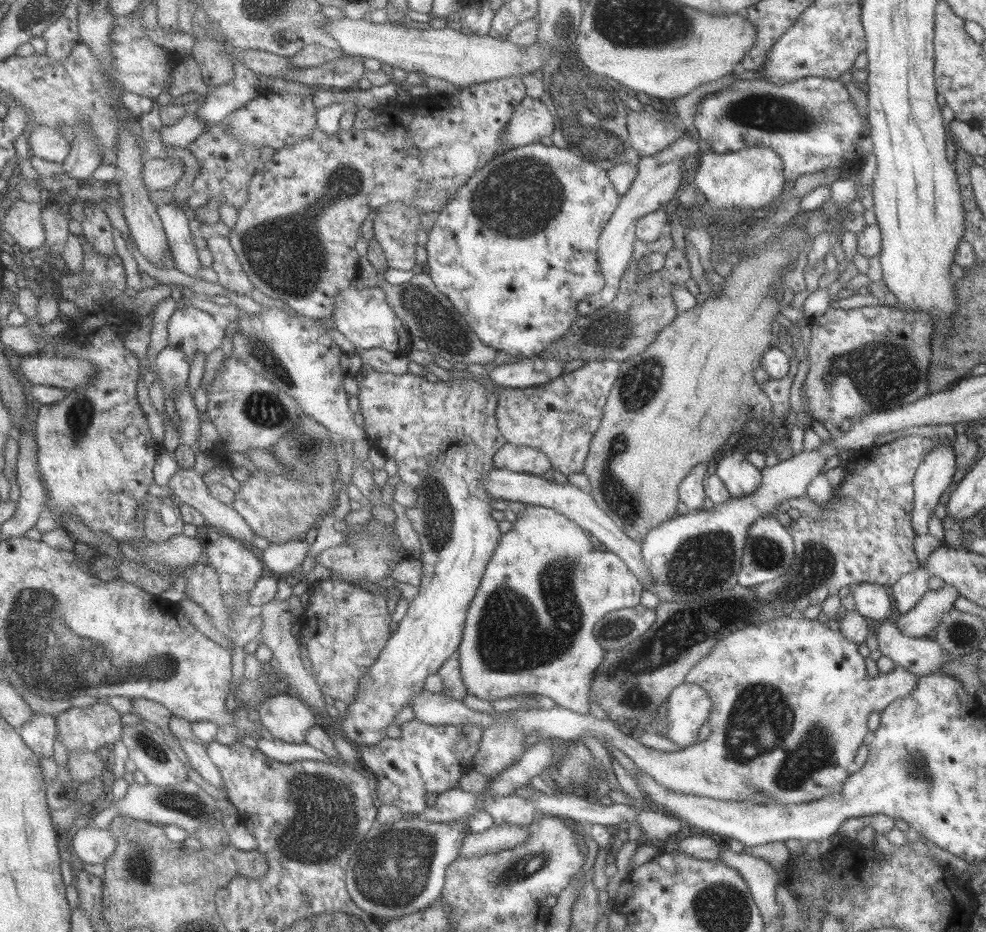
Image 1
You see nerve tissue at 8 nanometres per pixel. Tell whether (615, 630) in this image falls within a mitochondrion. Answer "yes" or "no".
yes

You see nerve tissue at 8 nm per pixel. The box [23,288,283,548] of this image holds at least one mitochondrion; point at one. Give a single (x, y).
(80, 415)

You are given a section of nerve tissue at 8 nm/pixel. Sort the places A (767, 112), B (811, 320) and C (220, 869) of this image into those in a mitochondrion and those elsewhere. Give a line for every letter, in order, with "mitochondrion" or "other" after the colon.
A: mitochondrion
B: other
C: other

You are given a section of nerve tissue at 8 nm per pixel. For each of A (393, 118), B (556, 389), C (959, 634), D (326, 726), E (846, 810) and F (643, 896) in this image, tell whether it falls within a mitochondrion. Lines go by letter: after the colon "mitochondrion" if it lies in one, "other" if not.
A: other
B: other
C: mitochondrion
D: other
E: other
F: other

